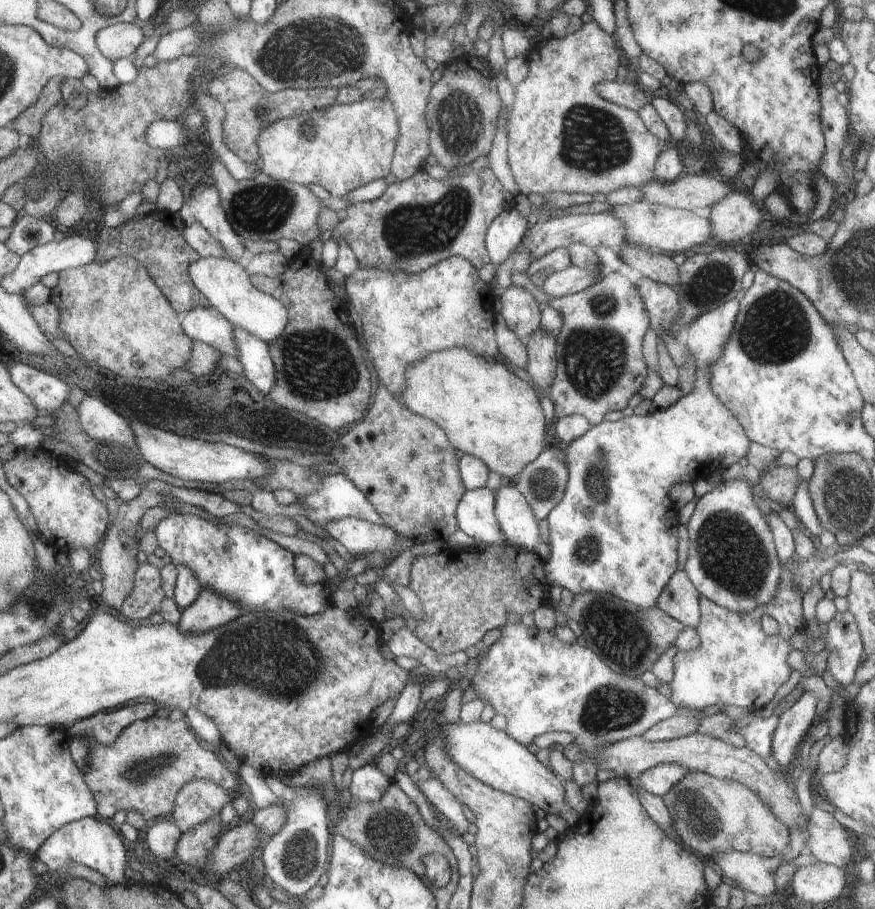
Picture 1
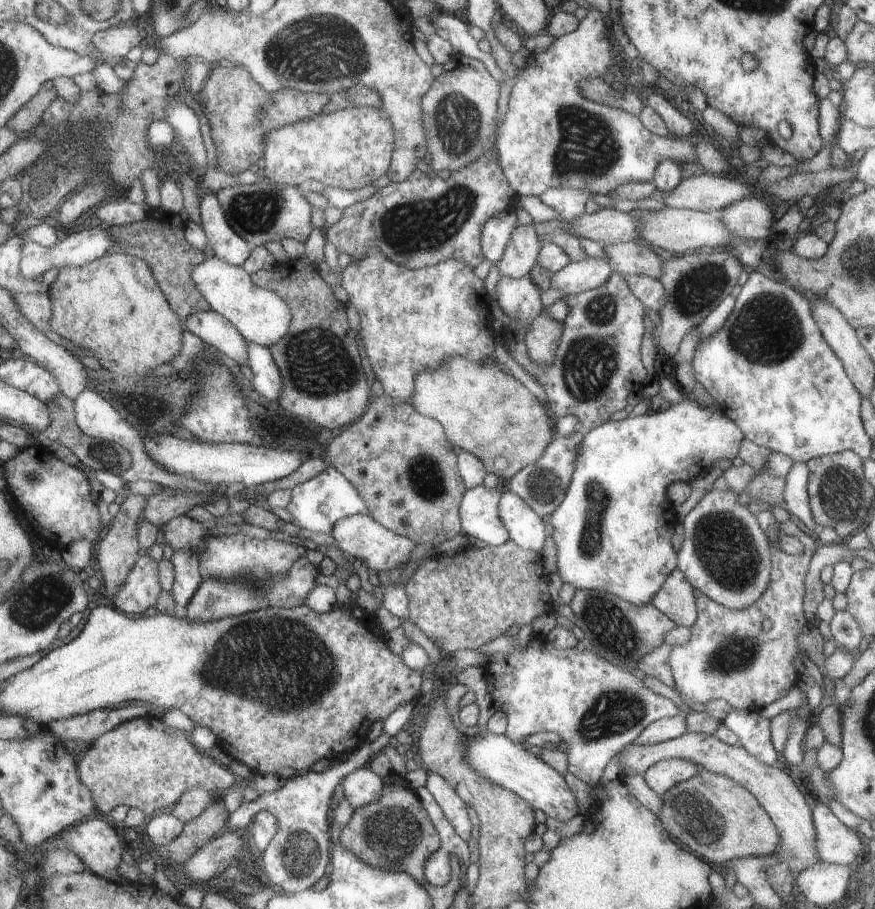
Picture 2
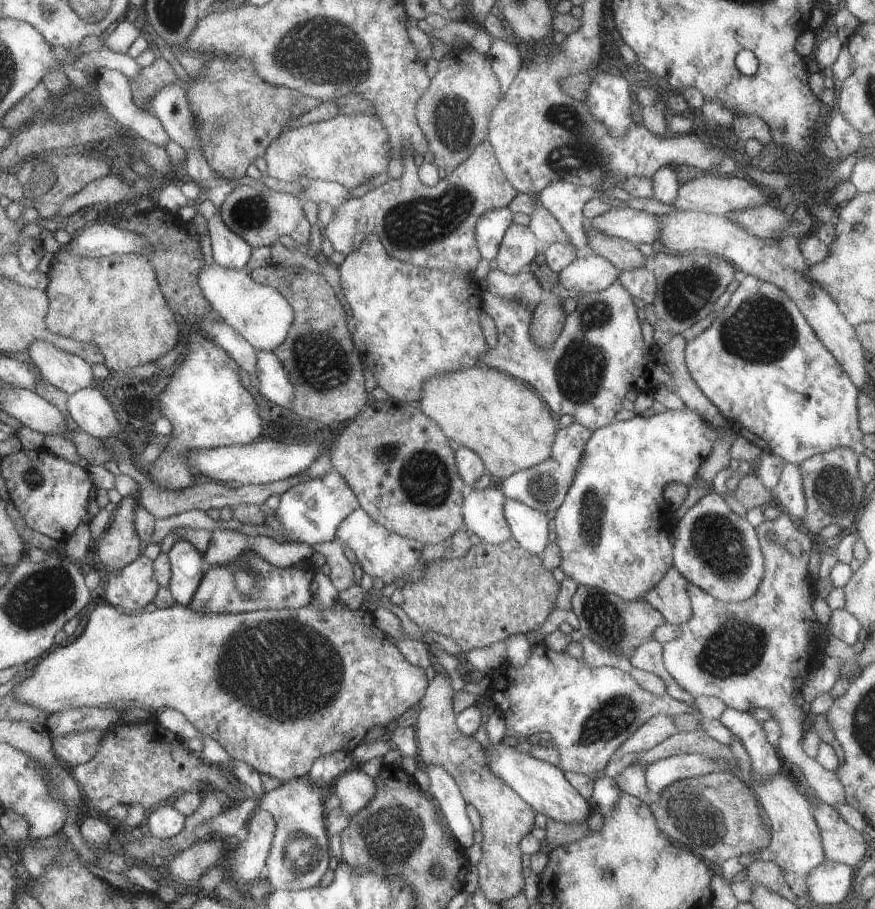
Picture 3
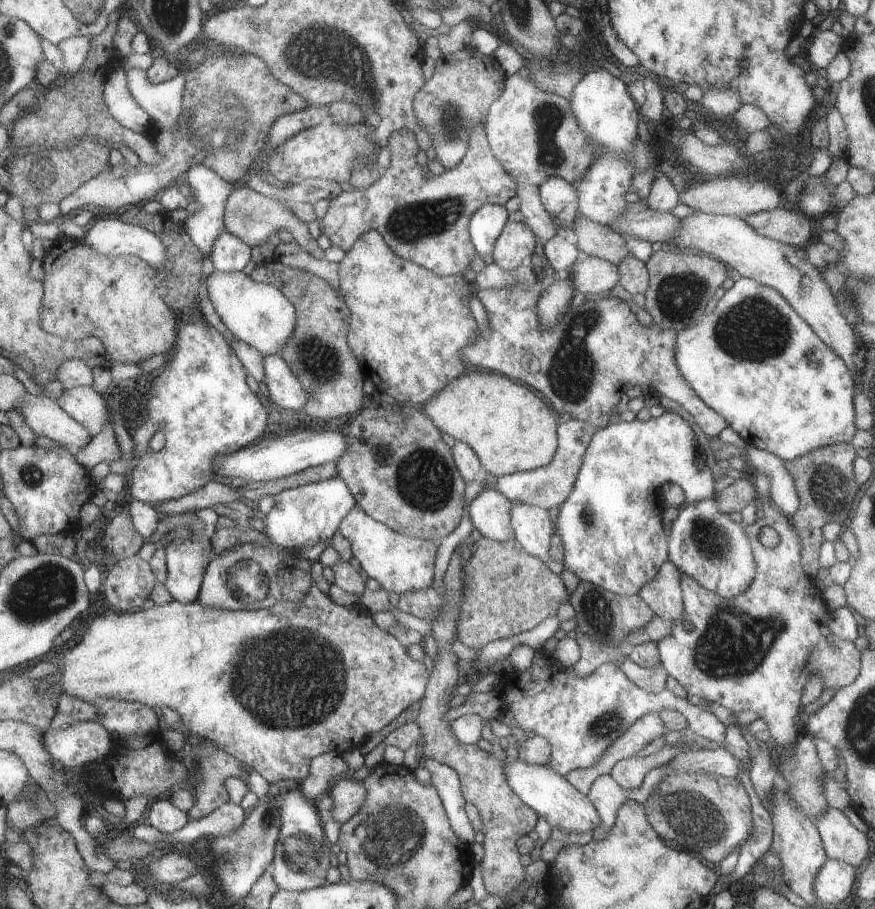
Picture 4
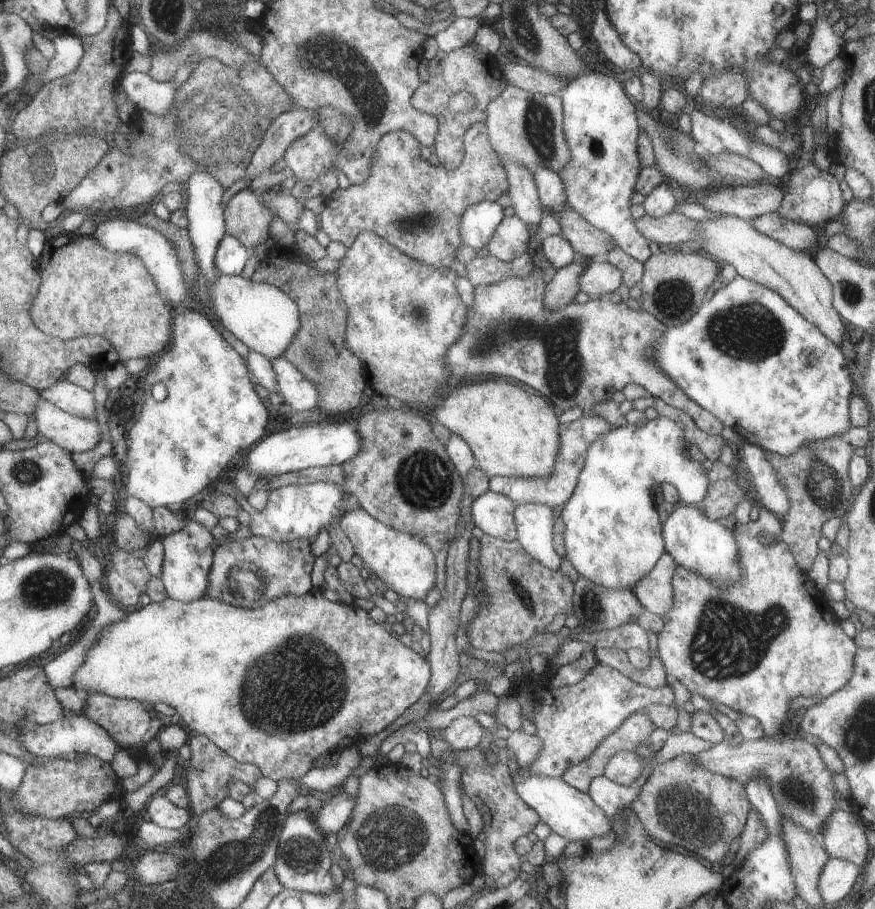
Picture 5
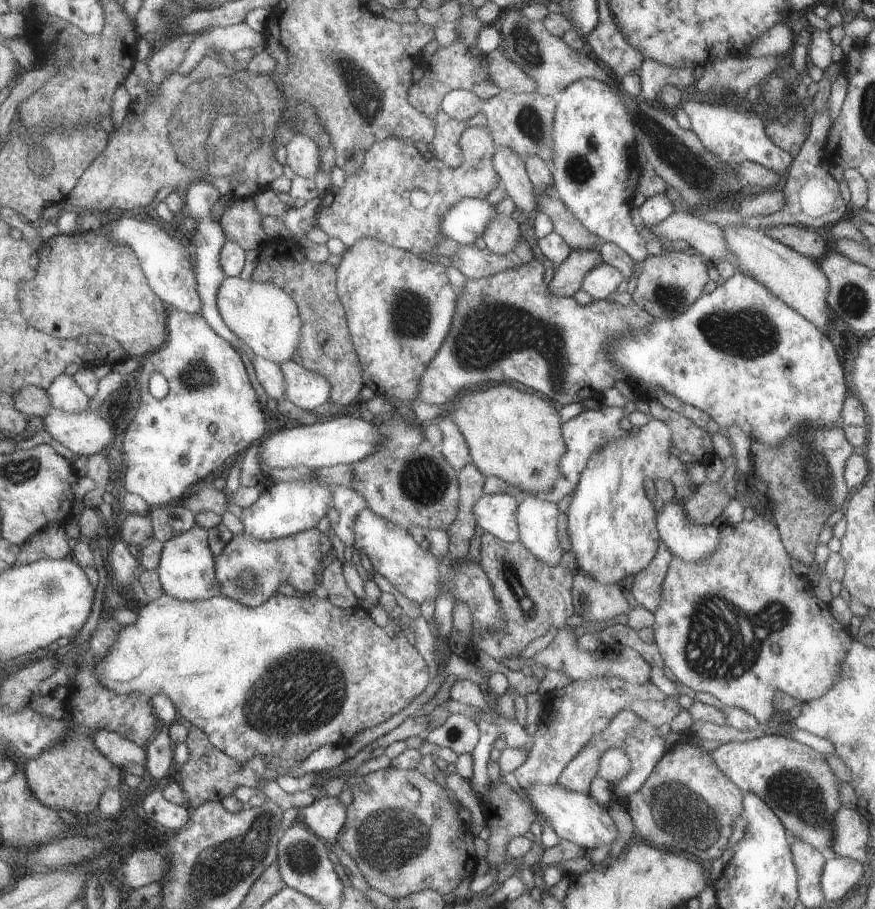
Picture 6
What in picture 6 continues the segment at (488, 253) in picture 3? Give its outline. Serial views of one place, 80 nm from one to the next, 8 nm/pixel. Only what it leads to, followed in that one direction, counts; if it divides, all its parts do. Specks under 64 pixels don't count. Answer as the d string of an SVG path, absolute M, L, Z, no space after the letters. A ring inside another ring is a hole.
M460 198L442 218L442 236L460 244L475 244L496 214L494 204L484 198Z

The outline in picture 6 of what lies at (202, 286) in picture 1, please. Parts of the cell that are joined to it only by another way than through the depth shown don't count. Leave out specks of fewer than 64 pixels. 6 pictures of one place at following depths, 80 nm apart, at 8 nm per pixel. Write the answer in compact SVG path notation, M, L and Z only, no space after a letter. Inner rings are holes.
M226 277L217 295L217 308L223 322L256 354L276 364L290 362L302 332L301 314L294 300L278 286Z

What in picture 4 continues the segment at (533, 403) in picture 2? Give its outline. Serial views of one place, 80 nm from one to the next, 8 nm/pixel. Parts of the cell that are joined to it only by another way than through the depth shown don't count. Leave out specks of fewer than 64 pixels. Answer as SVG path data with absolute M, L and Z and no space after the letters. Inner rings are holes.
M479 370L469 372L450 383L440 394L430 398L422 406L438 430L442 430L444 434L452 436L459 442L468 444L478 456L481 466L493 476L514 475L516 472L530 472L544 468L552 462L556 454L558 446L556 416L550 414L542 398L538 398L530 388L518 384L518 381L510 380L505 375Z

